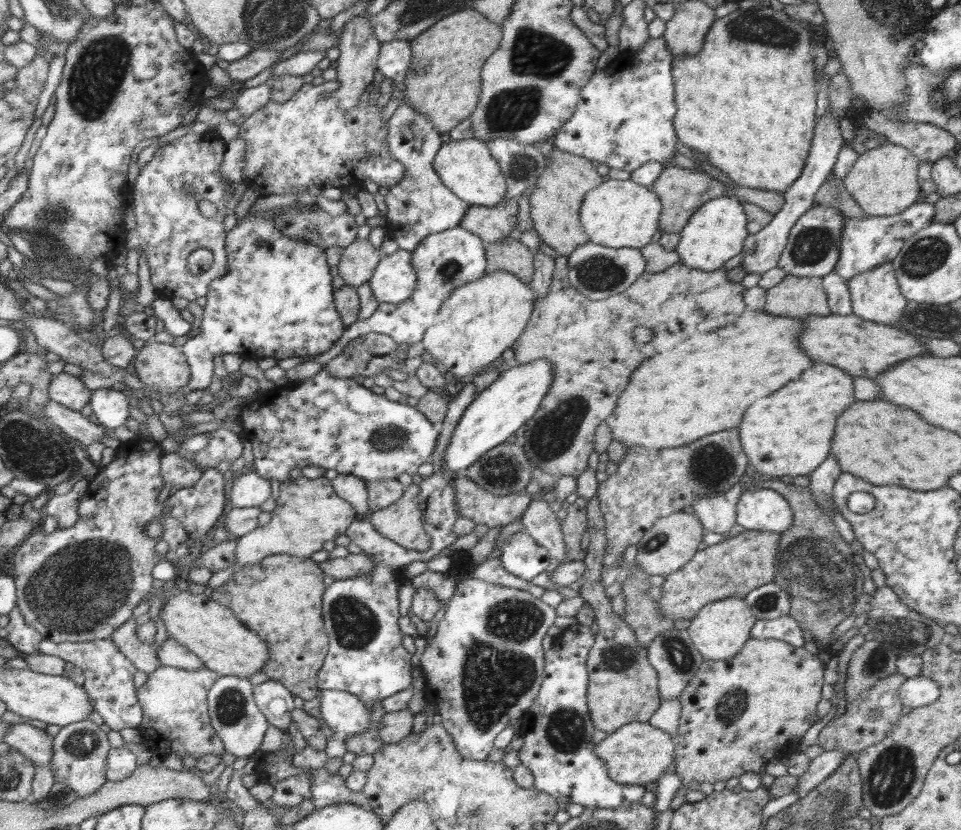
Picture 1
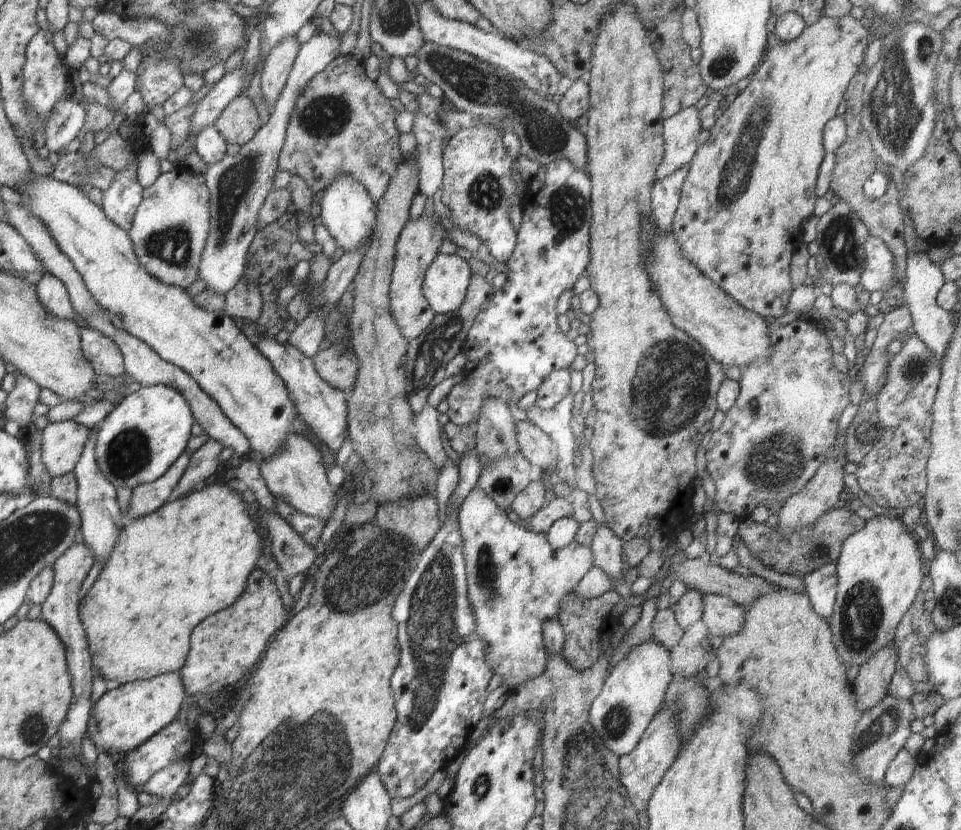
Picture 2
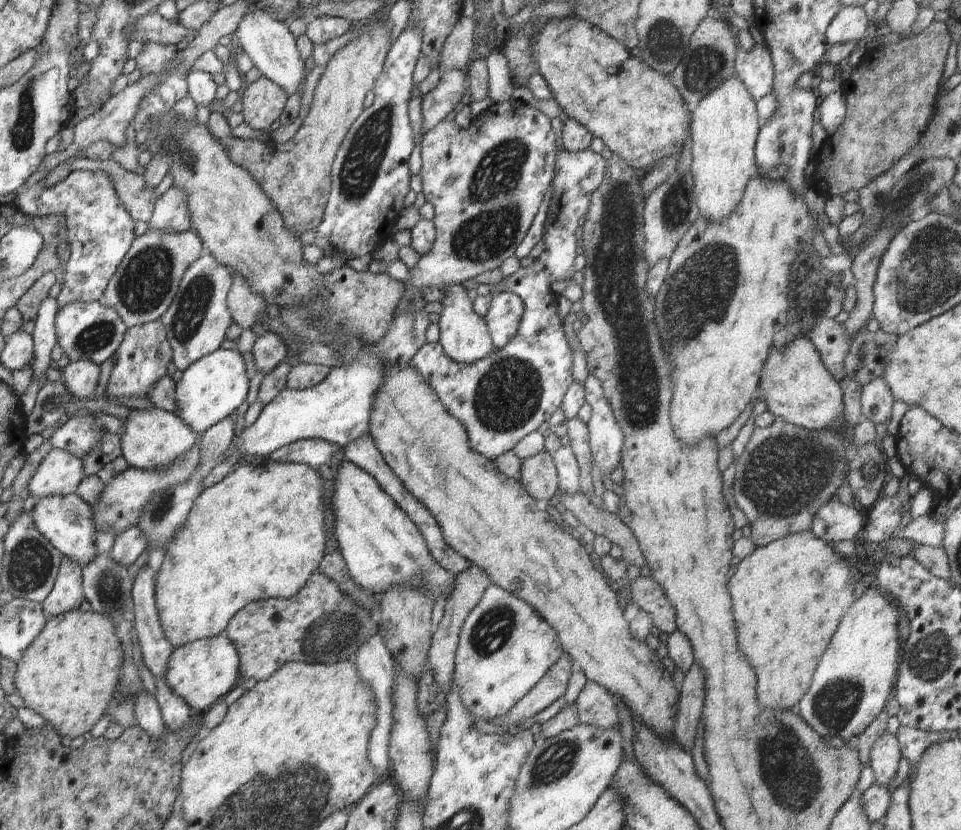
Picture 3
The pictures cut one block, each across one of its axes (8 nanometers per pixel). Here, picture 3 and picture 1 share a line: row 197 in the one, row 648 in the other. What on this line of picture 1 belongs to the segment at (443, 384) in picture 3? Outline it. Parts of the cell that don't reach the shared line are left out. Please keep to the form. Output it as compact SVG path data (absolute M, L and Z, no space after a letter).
M572 624L562 631L560 636L555 637L551 650L545 652L545 678L541 685L538 697L534 704L520 719L518 733L524 738L524 746L518 754L522 765L532 772L534 776L533 787L539 791L553 796L558 802L566 804L579 804L585 808L618 808L641 802L645 786L634 784L618 784L614 782L605 768L604 762L598 759L593 752L594 725L587 705L587 687L589 675L587 672L587 661L590 650L595 644L595 638L591 628L584 624Z

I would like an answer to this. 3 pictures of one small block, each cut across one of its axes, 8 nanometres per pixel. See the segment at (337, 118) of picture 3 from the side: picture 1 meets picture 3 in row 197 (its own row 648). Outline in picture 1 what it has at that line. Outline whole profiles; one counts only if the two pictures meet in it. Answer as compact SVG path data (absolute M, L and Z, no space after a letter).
M272 555L250 568L234 572L226 584L212 588L210 594L264 642L269 661L261 672L304 701L318 695L317 677L329 652L329 639L322 619L324 576L322 567L311 558Z

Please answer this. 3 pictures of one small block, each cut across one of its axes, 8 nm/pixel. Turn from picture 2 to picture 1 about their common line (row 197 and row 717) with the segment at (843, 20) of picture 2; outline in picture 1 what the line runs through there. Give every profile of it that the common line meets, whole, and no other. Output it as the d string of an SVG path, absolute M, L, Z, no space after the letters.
M750 638L736 656L729 660L705 660L696 677L678 698L681 714L675 745L676 773L682 777L682 788L670 803L676 810L686 801L686 788L692 782L725 782L746 774L760 773L769 763L790 758L799 751L806 731L817 722L818 703L822 700L824 664L803 647L795 648L780 640Z

